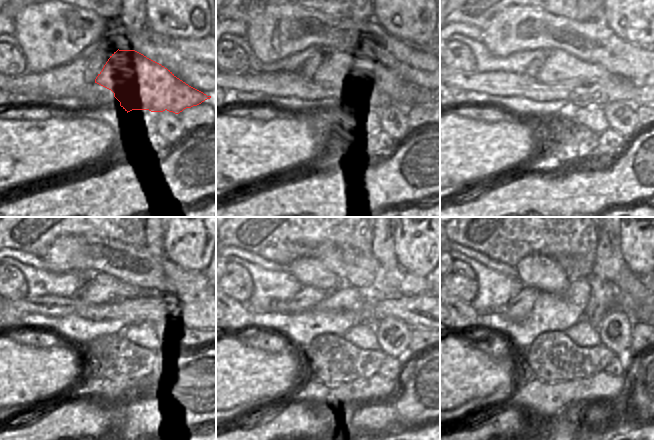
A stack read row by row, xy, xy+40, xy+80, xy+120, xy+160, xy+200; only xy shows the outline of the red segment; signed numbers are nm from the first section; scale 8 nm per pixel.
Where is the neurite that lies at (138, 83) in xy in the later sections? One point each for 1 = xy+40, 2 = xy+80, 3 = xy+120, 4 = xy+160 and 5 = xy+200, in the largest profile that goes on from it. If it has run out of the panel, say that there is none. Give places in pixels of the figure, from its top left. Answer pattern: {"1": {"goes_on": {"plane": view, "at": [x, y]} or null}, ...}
{"1": {"goes_on": {"plane": "xy+40", "at": [373, 86]}}, "2": {"goes_on": {"plane": "xy+80", "at": [559, 65]}}, "3": {"goes_on": {"plane": "xy+120", "at": [102, 288]}}, "4": {"goes_on": {"plane": "xy+160", "at": [307, 296]}}, "5": {"goes_on": {"plane": "xy+200", "at": [518, 308]}}}

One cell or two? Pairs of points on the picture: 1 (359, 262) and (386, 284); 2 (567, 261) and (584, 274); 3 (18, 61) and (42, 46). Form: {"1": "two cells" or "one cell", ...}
{"1": "one cell", "2": "one cell", "3": "two cells"}

